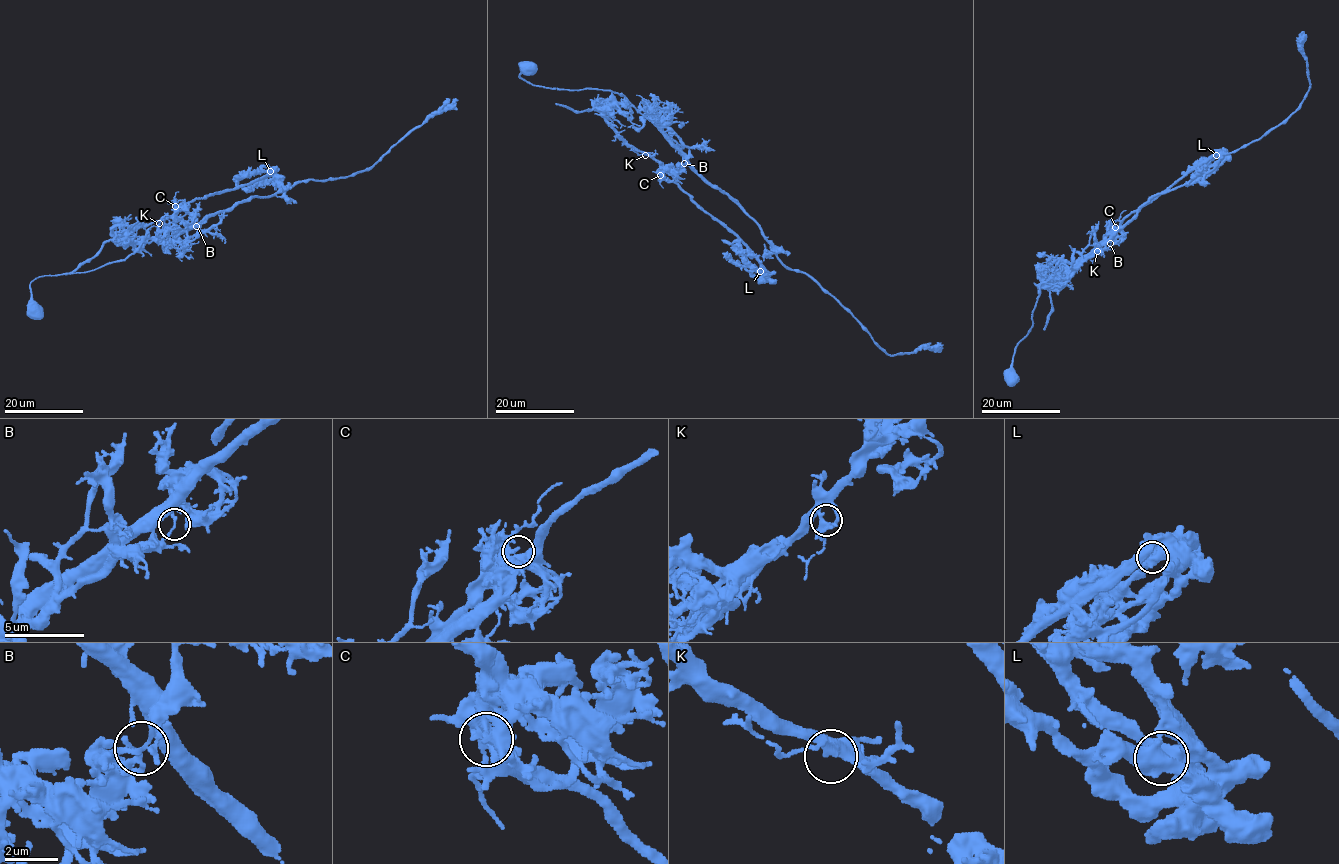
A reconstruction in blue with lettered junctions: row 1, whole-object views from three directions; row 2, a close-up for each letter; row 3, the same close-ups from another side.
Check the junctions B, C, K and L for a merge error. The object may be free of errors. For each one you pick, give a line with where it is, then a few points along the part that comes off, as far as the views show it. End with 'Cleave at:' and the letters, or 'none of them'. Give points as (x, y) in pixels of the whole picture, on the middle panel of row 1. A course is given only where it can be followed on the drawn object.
B: (684, 163) | (684, 164), (674, 173), (660, 171), (665, 179), (679, 184), (738, 235), (764, 273), (752, 277), (726, 253)
Cleave at: B

